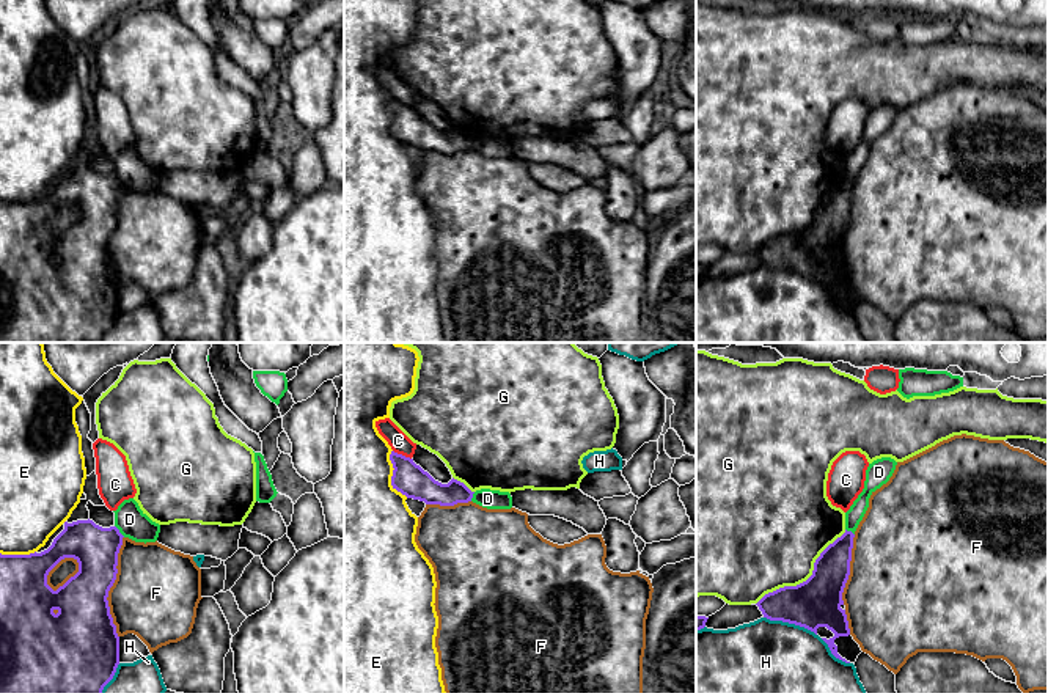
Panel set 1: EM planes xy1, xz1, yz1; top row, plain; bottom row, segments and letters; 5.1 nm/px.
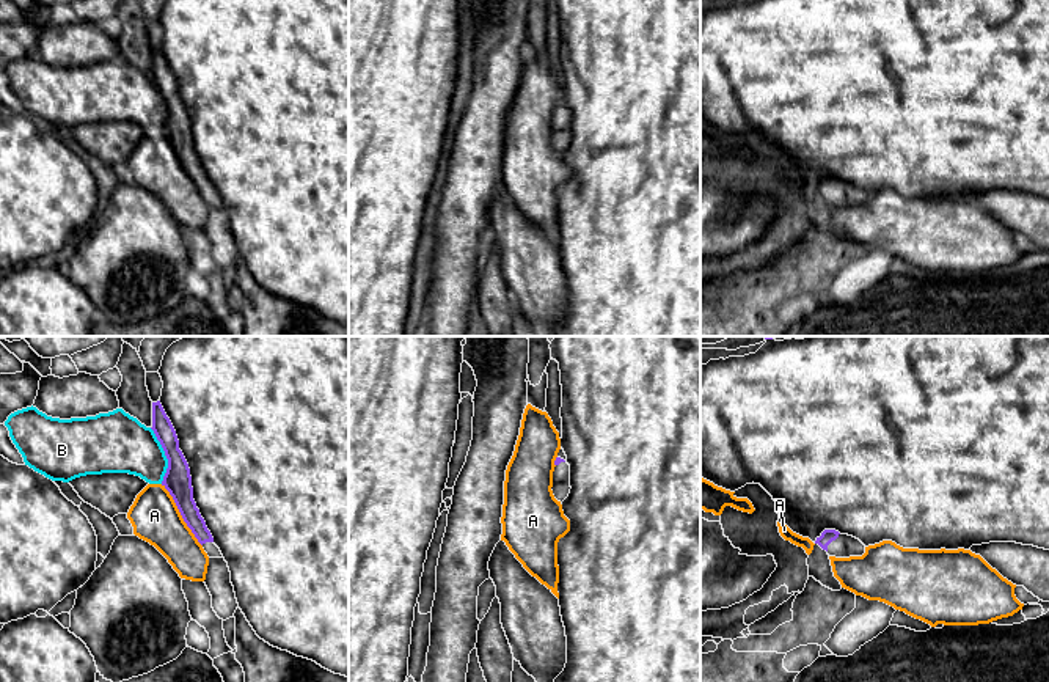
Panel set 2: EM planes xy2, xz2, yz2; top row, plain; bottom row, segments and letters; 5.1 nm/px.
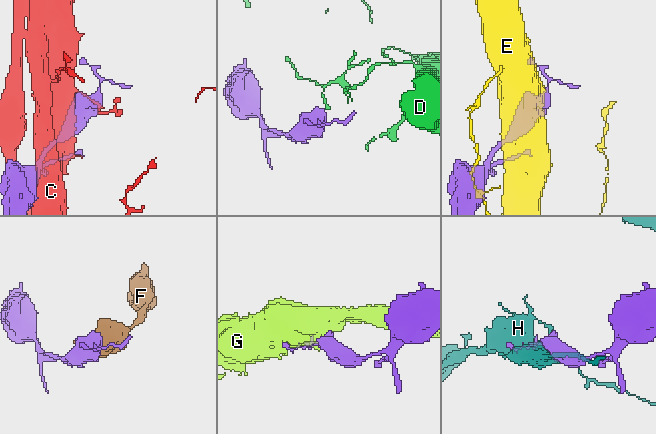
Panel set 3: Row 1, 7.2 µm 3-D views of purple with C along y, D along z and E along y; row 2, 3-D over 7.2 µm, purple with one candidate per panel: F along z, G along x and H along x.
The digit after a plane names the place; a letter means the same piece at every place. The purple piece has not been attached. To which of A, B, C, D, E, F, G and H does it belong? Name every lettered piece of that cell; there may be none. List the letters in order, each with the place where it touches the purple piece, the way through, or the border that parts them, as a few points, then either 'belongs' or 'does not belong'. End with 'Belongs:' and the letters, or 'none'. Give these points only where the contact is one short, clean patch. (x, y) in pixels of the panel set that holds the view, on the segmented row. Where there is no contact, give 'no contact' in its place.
A: contact xy2 (181, 514); does not belong
B: contact xy2 (165, 454); border xy2 (149, 428), (167, 459), (167, 472), (162, 483); does not belong
C: contact xz1 (401, 454); does not belong
D: contact xy1 (118, 531); border xy1 (115, 525), (124, 536); does not belong
E: contact xz1 (393, 475); does not belong
F: contact xy1 (112, 585); does not belong
G: contact yz1 (808, 579); does not belong
H: contact yz1 (791, 623); does not belong
Belongs: none

